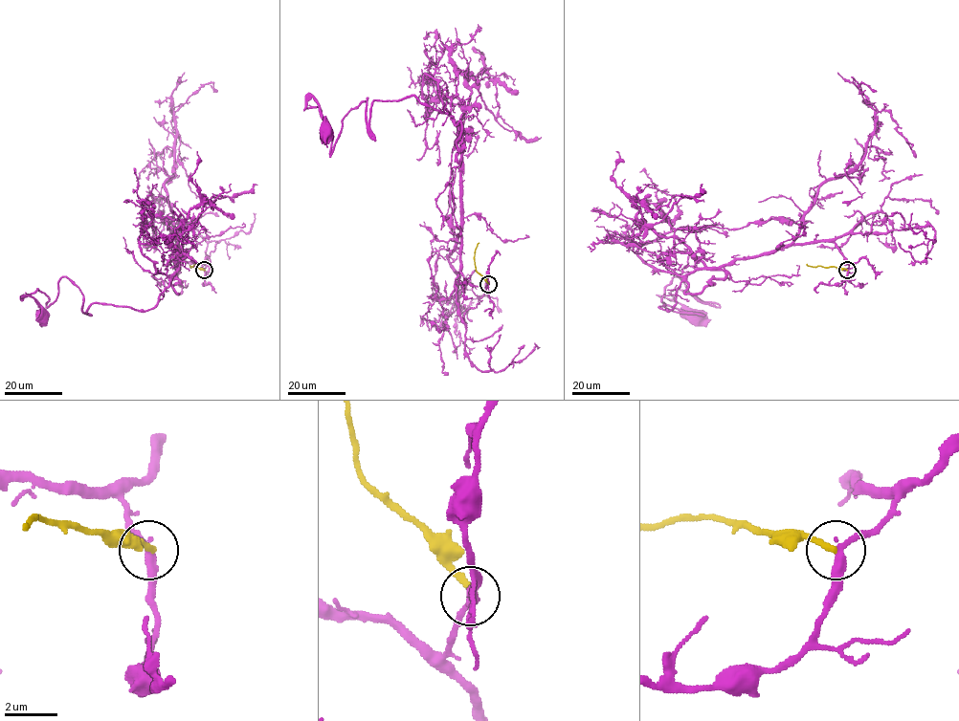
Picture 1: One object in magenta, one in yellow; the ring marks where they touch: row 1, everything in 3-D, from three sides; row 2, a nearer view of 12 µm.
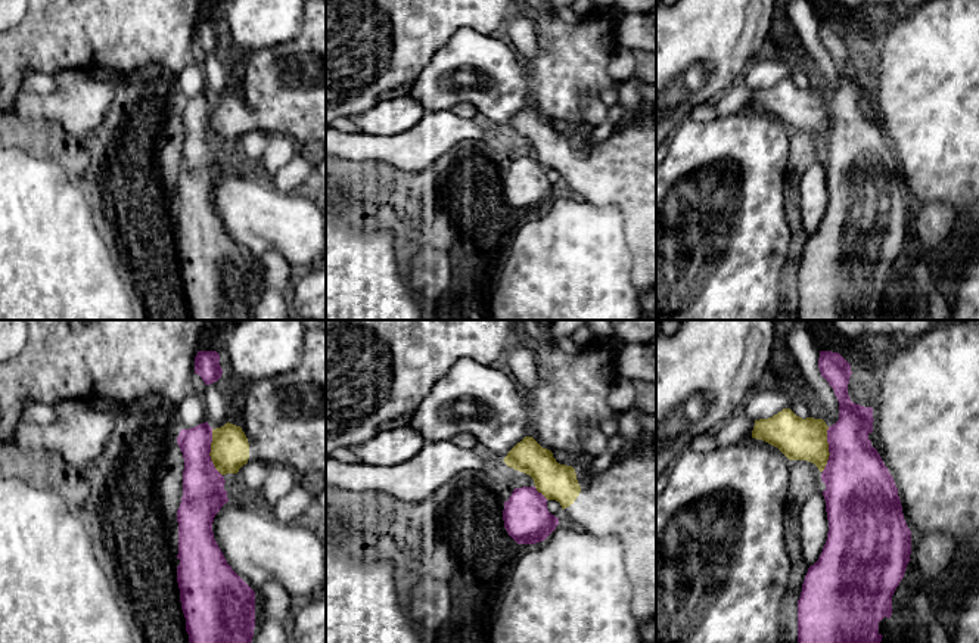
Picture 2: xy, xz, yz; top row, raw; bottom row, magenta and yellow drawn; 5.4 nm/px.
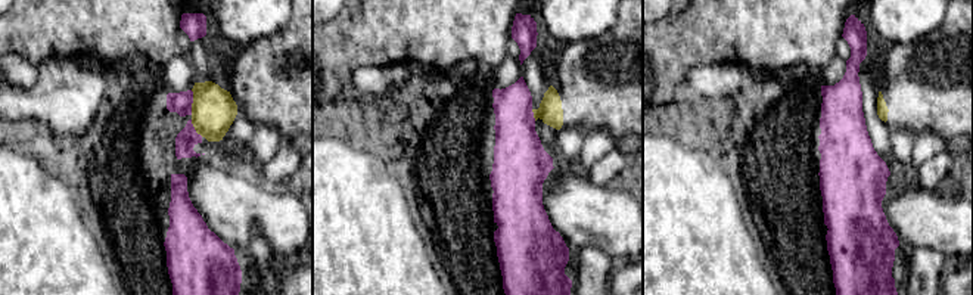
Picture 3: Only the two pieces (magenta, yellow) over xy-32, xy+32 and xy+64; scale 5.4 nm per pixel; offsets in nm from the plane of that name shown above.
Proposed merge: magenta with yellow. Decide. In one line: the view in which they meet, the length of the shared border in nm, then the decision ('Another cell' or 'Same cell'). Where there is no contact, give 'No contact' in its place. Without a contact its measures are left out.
Touches magenta in xy. Shared border 260 nm. Another cell

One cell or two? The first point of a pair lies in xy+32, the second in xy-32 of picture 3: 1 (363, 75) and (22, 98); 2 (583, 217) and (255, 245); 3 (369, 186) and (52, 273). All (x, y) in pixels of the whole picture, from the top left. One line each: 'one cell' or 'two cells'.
1: two cells
2: two cells
3: one cell

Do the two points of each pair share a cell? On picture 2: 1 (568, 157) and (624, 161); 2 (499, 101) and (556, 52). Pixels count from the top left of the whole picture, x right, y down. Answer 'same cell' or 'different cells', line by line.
1: same cell
2: same cell

